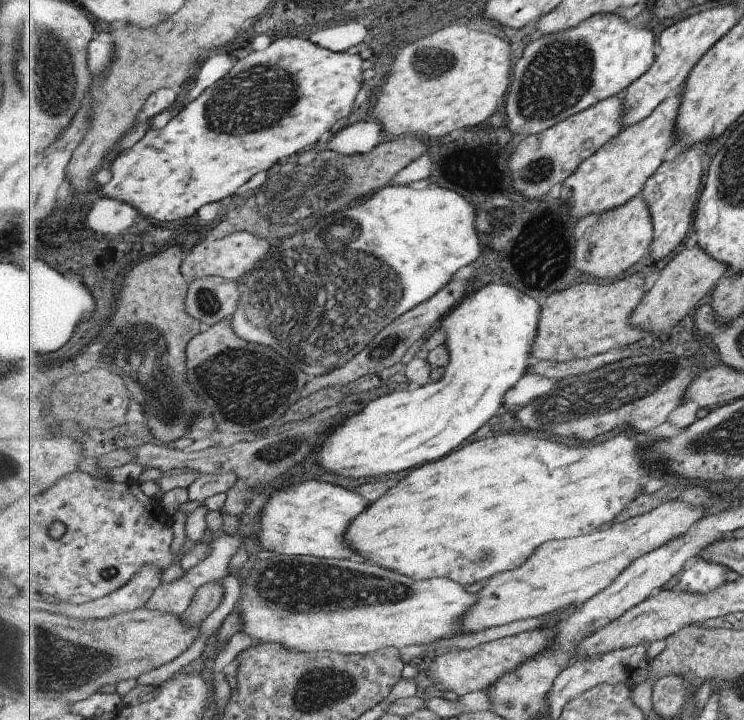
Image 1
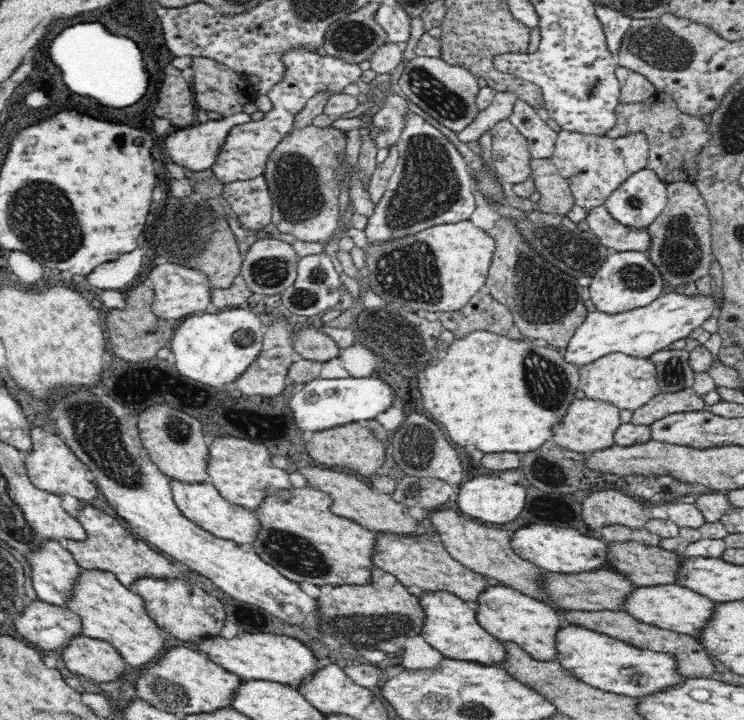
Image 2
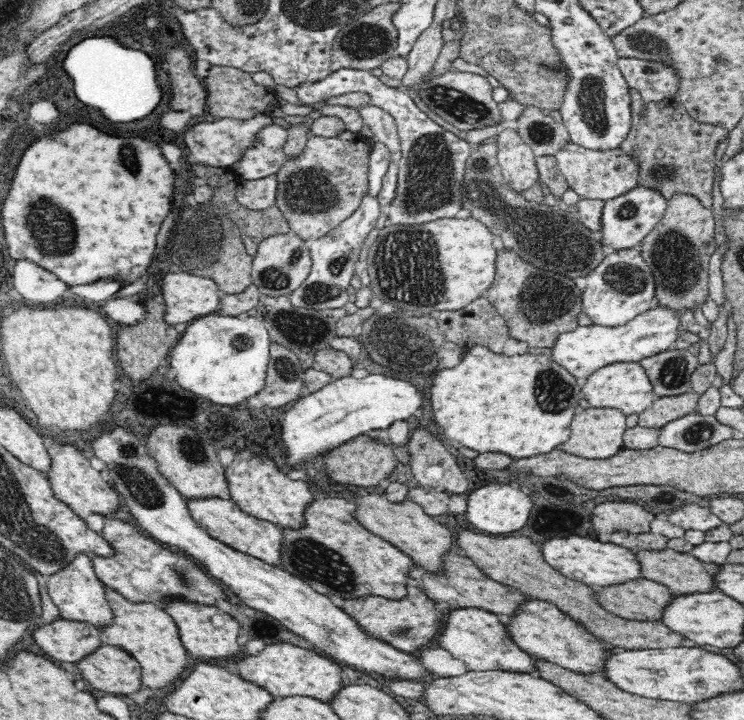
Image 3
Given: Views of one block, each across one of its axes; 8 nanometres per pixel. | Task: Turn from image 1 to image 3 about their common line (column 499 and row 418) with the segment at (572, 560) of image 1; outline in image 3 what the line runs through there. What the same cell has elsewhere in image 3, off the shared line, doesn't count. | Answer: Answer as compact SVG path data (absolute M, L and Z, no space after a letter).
M590 407L574 415L570 427L570 438L564 444L560 445L560 449L580 458L610 458L624 449L623 434L626 429L627 418L621 410Z

